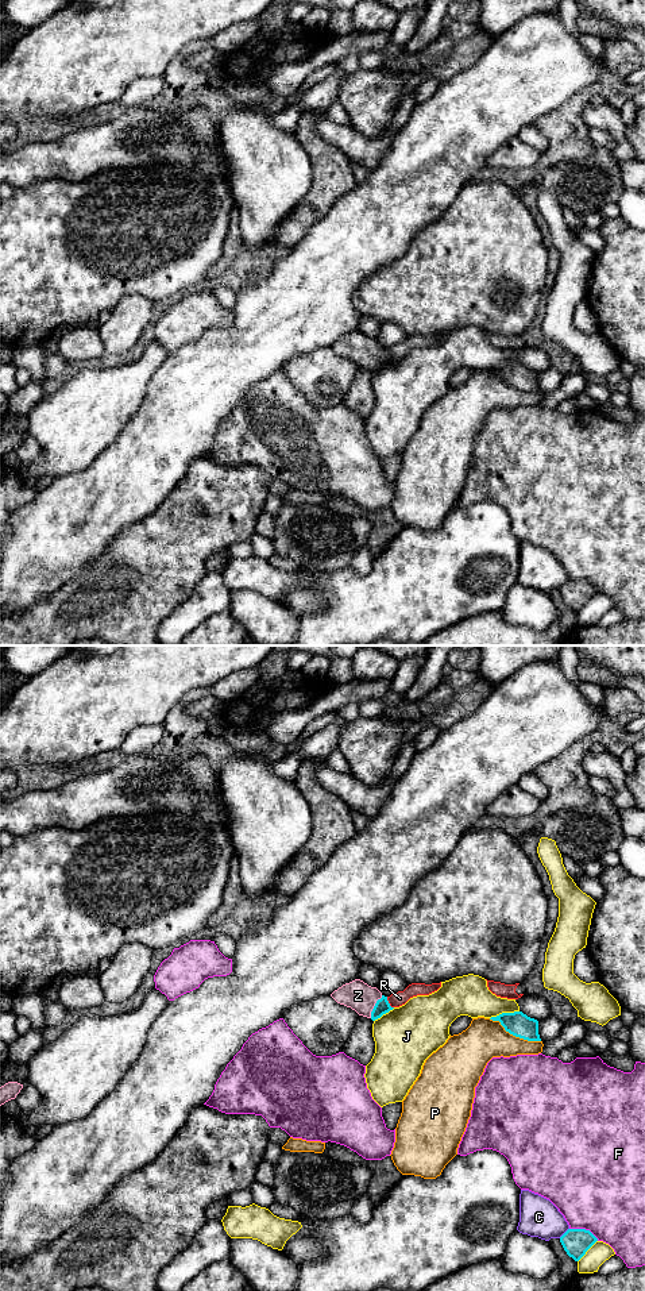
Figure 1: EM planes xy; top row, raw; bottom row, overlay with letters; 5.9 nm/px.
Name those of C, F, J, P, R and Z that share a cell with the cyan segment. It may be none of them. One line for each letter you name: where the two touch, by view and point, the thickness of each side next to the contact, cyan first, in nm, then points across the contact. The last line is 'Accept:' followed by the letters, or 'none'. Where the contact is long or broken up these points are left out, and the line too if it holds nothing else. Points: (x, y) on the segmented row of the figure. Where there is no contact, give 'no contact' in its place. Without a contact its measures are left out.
Z: xy (374, 1006) | 90/170 nm | across xy (382, 1006), (374, 1006), (358, 995)
Accept: Z

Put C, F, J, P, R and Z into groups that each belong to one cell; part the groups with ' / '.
C / F / J / P / R / Z

